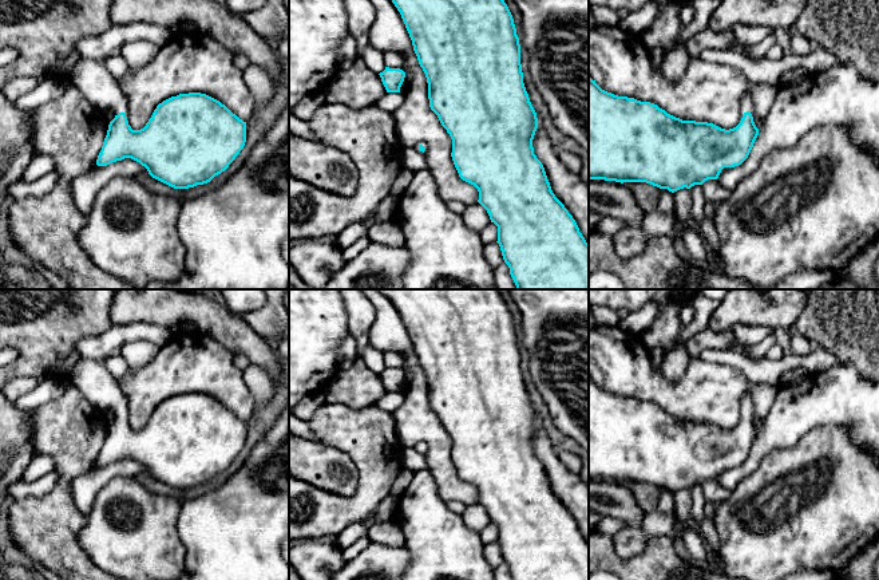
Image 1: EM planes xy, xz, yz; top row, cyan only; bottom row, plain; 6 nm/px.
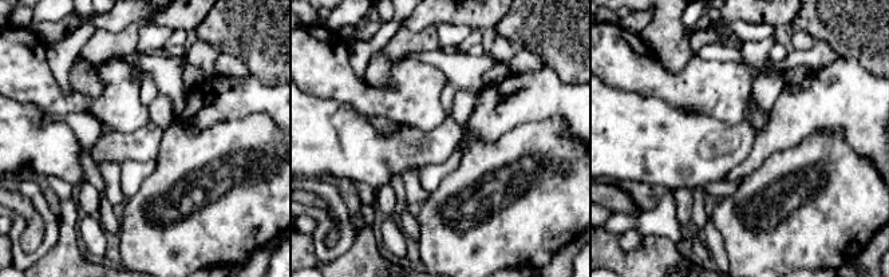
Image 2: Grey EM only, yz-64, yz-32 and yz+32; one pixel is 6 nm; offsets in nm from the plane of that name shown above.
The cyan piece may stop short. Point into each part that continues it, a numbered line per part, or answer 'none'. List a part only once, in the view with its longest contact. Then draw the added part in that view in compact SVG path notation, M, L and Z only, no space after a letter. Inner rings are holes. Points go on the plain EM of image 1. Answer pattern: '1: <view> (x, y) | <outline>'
1: xy (92, 379) | M80 358L70 376L84 398L100 411L110 409L115 415L126 413L126 396L104 363Z

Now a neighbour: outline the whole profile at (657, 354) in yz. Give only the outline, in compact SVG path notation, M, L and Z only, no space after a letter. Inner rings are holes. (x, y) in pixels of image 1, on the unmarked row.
M656 347L649 351L652 366L657 372L662 371L662 360L665 354L665 350L661 347Z

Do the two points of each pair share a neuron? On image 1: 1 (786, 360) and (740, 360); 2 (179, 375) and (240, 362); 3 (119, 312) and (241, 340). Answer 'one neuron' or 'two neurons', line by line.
1: one neuron
2: two neurons
3: one neuron

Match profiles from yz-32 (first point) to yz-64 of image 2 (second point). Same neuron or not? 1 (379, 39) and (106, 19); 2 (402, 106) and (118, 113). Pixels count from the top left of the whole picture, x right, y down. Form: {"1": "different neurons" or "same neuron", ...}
{"1": "different neurons", "2": "same neuron"}

